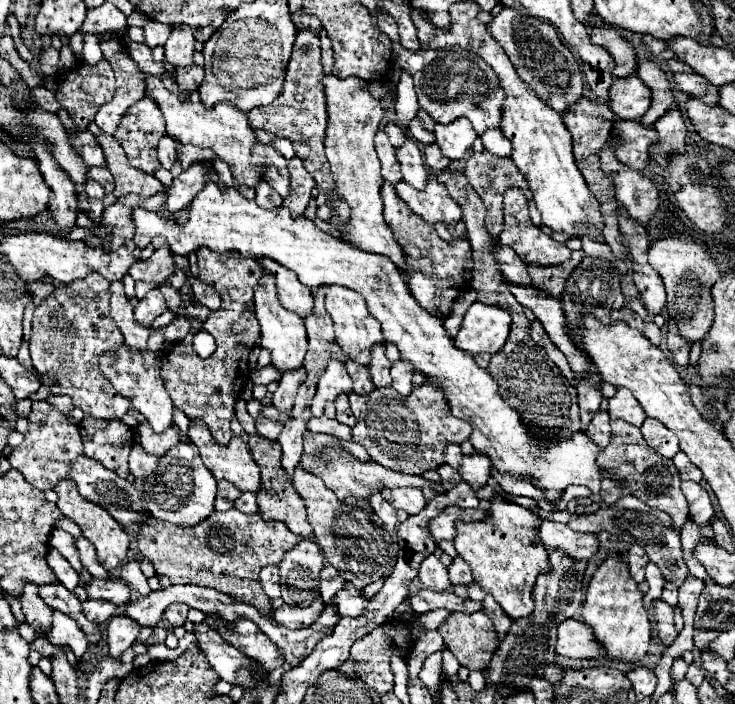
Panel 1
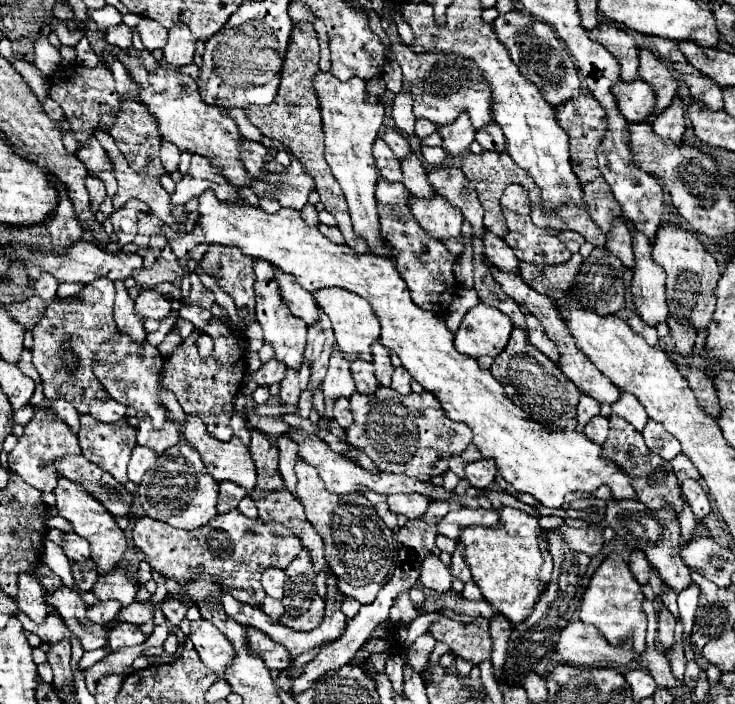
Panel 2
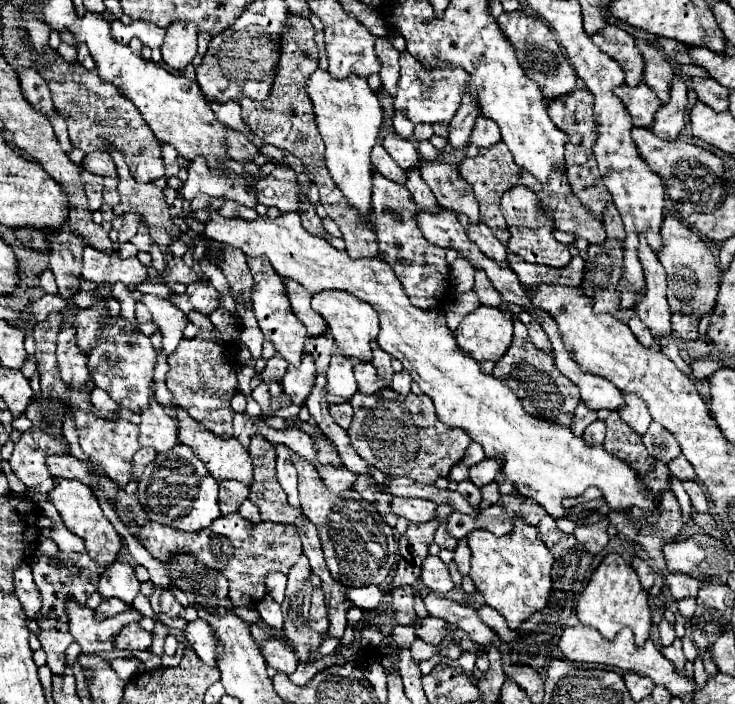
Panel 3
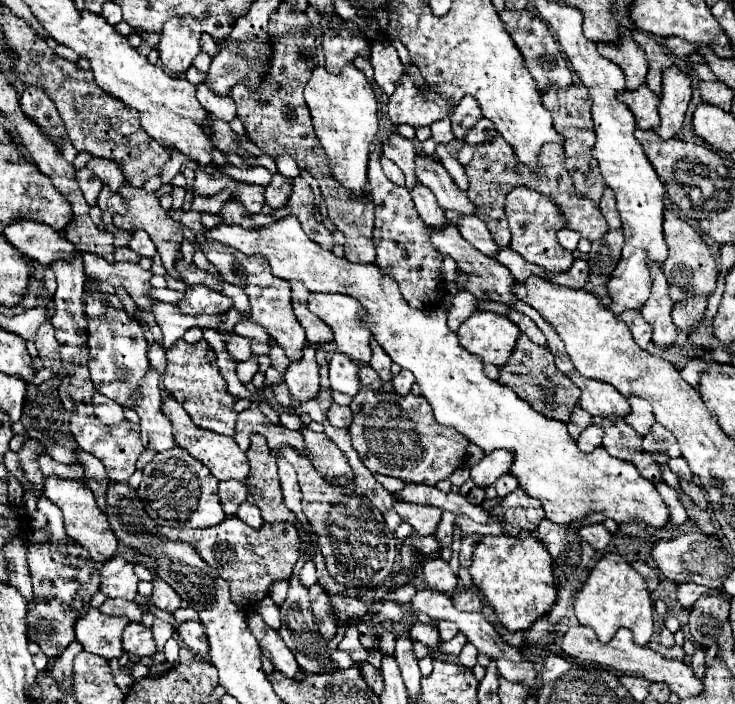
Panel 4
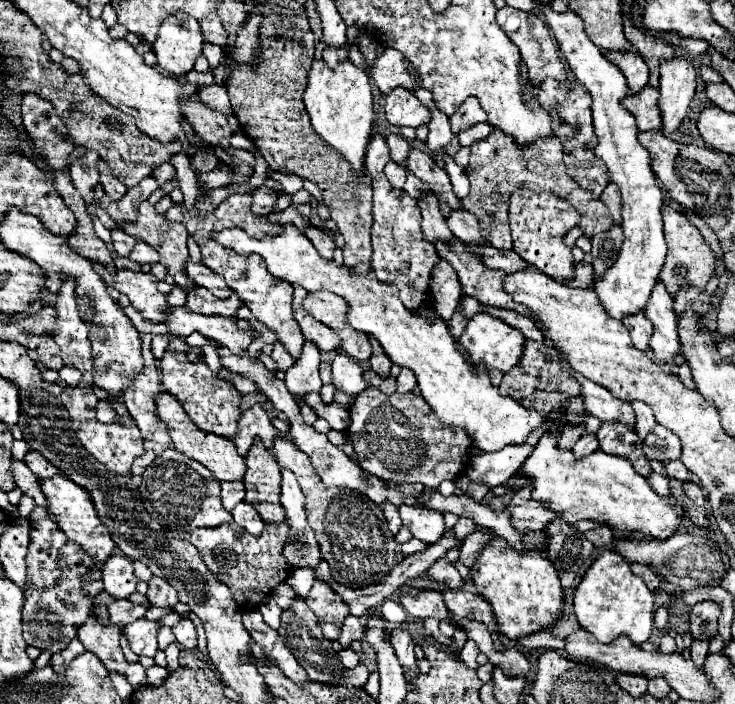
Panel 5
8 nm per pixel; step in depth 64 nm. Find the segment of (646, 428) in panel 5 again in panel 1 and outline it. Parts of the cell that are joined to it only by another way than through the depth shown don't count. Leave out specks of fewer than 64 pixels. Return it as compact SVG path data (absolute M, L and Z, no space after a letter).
M626 388L616 390L616 396L612 396L608 402L608 414L612 420L624 420L634 426L640 426L646 420L646 414L640 408L638 400Z

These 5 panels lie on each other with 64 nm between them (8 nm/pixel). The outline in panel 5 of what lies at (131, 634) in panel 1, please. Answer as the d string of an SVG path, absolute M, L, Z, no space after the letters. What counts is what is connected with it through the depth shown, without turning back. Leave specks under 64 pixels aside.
M140 618L140 620L124 626L124 636L128 638L128 644L134 654L138 654L138 656L156 654L156 650L158 650L156 628L158 628L158 622L148 622L146 618Z

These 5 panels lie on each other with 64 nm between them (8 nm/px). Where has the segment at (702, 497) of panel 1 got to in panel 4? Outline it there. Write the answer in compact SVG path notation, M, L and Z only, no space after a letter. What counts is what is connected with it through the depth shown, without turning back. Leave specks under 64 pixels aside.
M680 482L680 484L682 484L682 490L694 500L694 504L696 504L698 508L706 510L708 502L706 502L706 498L704 498L704 490L702 490L698 484L694 484L694 482Z

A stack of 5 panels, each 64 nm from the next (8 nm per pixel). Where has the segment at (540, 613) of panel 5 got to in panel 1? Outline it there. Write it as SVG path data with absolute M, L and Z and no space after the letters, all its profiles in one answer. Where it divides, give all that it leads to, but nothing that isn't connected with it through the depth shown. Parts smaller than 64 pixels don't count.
M494 494L490 498L490 510L486 512L486 520L456 522L454 548L458 556L472 568L474 582L480 584L484 592L492 594L510 618L522 618L532 614L532 588L536 576L550 570L548 552L544 552L538 528L540 516L520 504L502 498L500 494Z

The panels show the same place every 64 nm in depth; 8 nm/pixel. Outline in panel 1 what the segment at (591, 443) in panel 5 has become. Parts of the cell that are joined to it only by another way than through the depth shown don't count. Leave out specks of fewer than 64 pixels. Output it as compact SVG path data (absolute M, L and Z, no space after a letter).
M606 410L596 412L596 416L590 420L586 436L590 440L594 440L600 448L606 448L606 444L610 440L610 416Z

